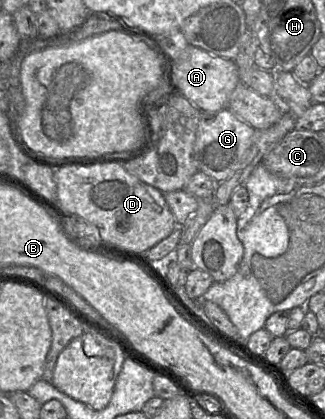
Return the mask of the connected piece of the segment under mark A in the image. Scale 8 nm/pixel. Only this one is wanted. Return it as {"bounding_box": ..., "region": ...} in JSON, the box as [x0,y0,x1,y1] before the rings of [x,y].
{"bounding_box":[169,43,240,112],"region":[[[189,43],[178,59],[171,57],[169,77],[173,90],[181,93],[201,112],[217,112],[228,107],[229,97],[240,83],[239,69],[233,60],[212,55]]]}

